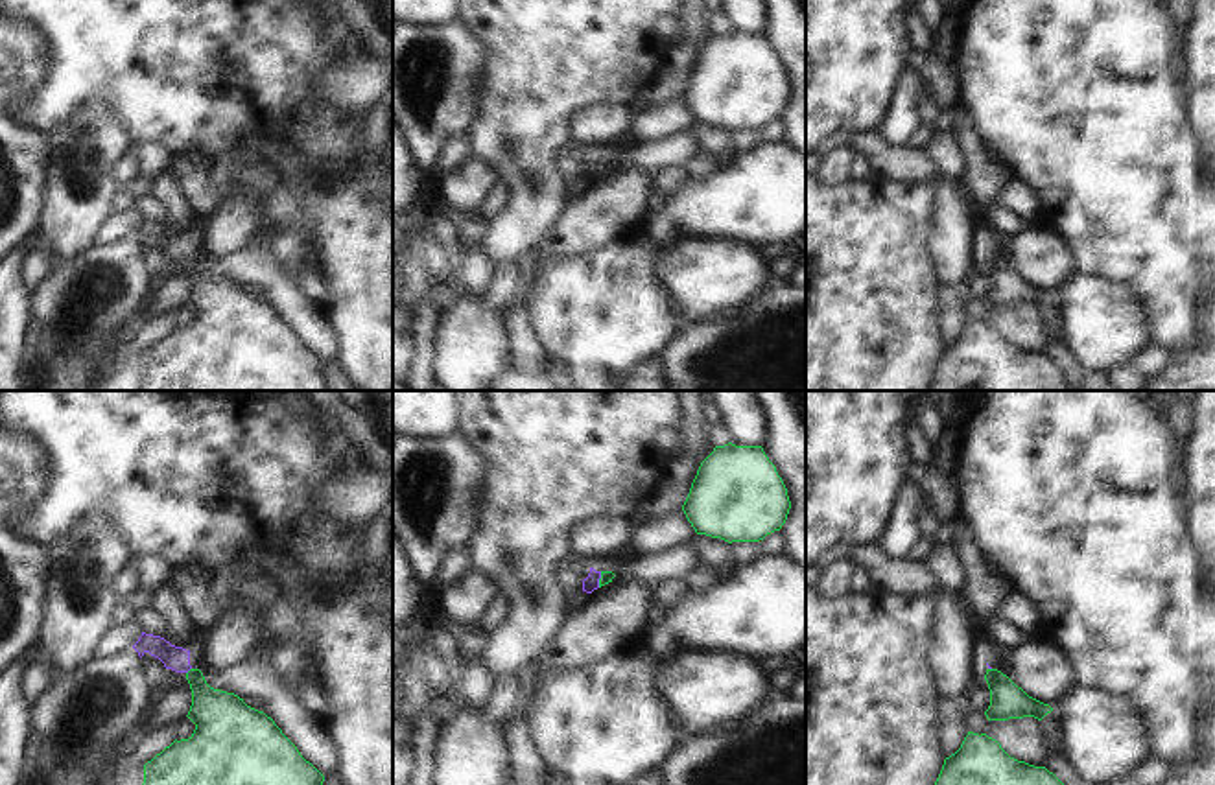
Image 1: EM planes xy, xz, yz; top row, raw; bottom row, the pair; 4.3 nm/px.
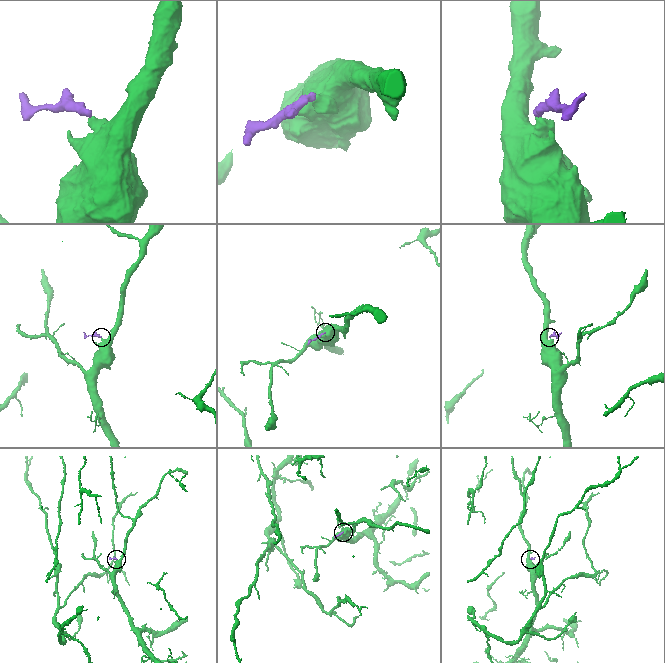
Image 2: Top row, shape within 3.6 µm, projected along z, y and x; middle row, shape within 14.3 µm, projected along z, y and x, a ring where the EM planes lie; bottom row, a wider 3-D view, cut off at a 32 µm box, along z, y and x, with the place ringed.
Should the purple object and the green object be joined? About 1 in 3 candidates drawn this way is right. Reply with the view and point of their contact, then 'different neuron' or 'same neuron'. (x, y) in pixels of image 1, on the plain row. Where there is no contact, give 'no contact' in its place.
xy (188, 257) | different neuron

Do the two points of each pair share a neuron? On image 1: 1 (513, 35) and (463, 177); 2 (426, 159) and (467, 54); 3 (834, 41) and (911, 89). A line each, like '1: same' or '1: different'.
1: different
2: same
3: different

